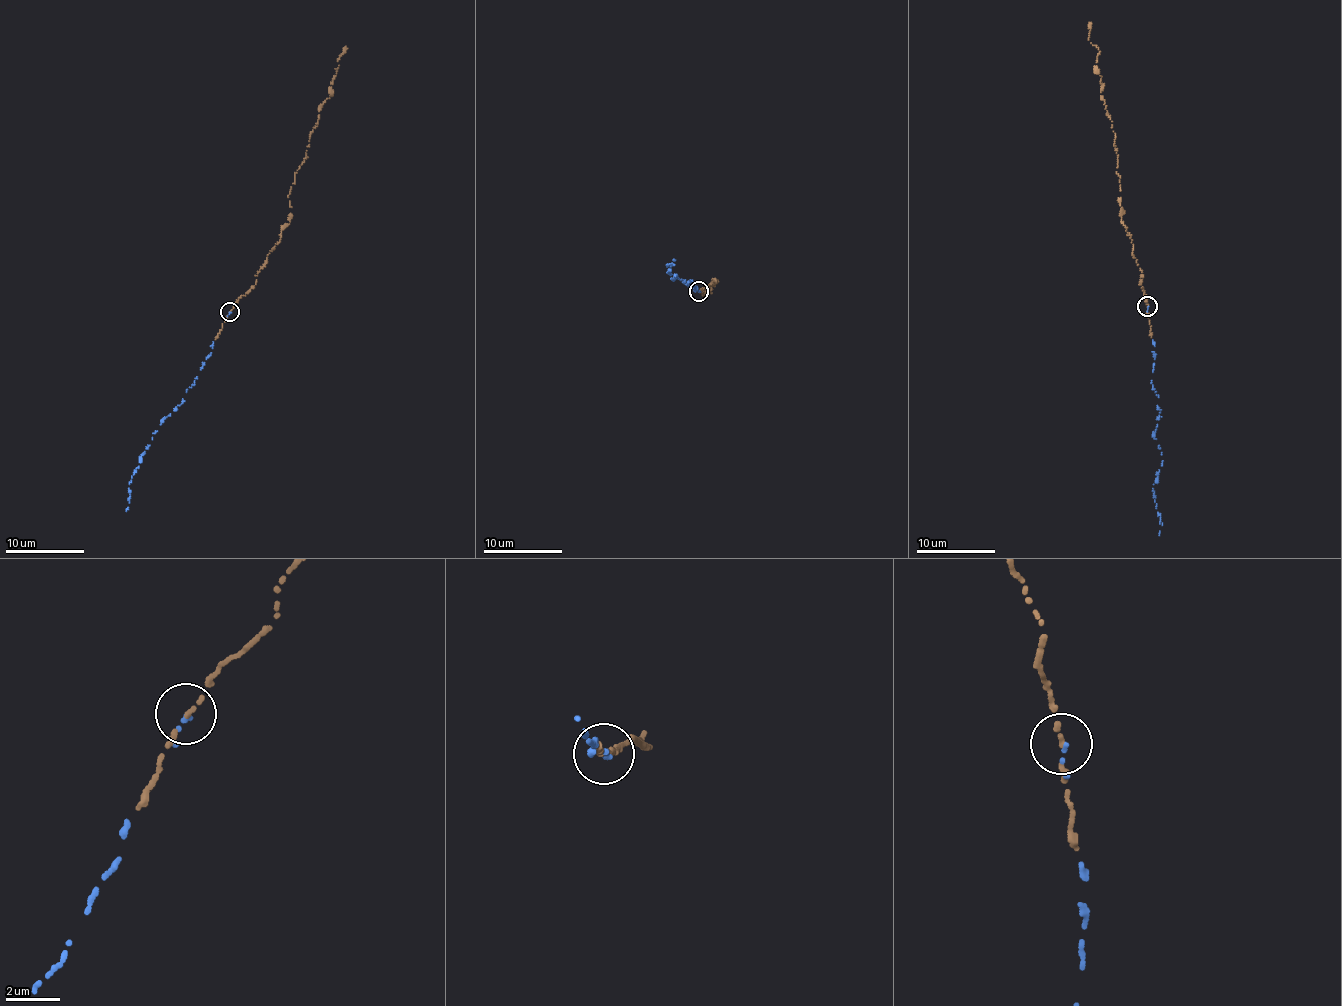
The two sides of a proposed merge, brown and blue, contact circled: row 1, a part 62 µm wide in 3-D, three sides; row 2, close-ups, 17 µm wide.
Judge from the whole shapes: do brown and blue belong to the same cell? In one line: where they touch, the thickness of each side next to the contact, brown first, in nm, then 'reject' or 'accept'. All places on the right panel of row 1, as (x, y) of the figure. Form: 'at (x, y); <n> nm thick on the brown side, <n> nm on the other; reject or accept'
at (1147, 306); 140 nm thick on the brown side, 150 nm on the other; accept

